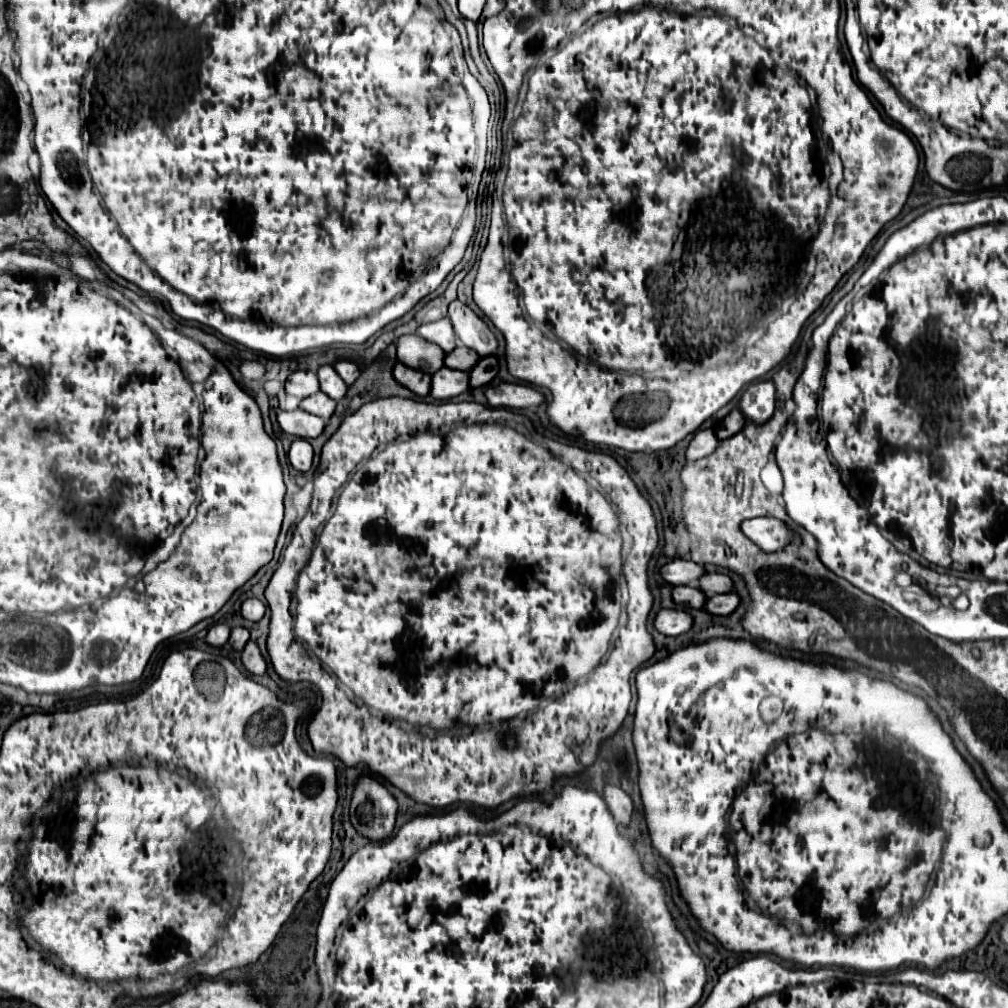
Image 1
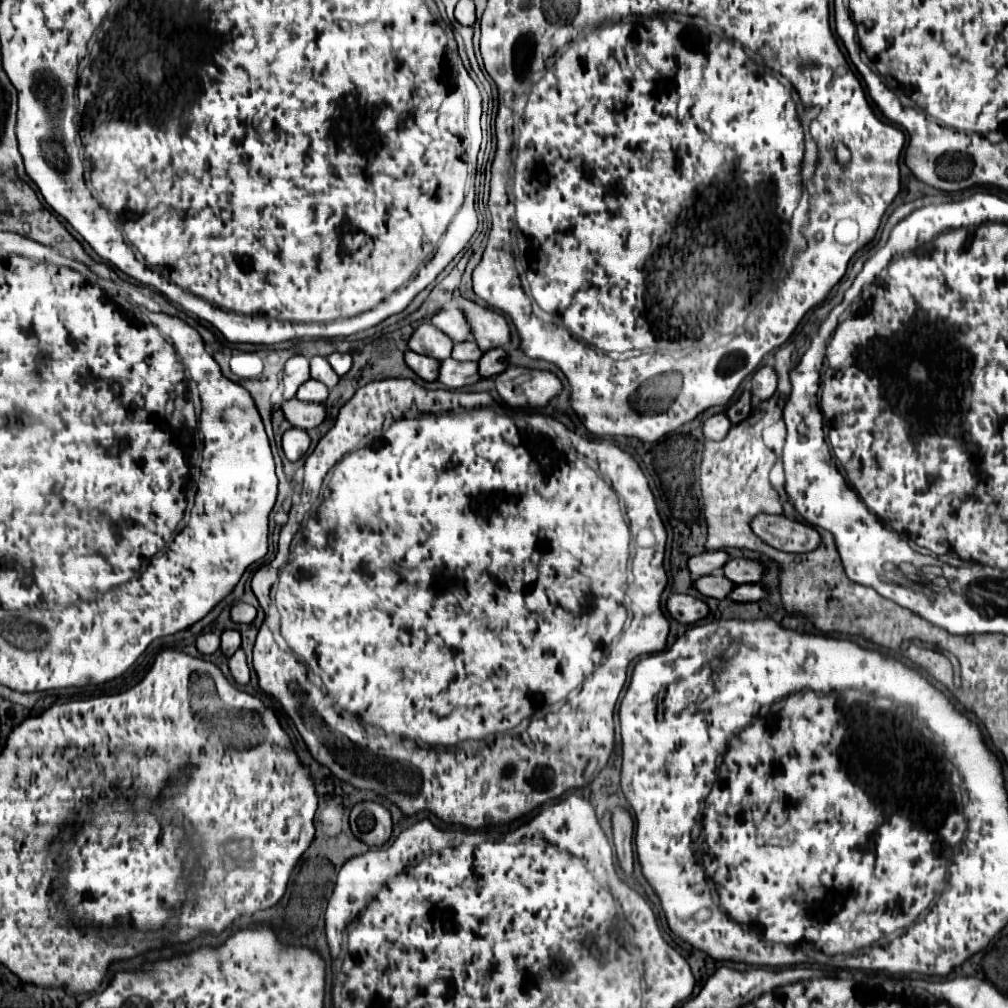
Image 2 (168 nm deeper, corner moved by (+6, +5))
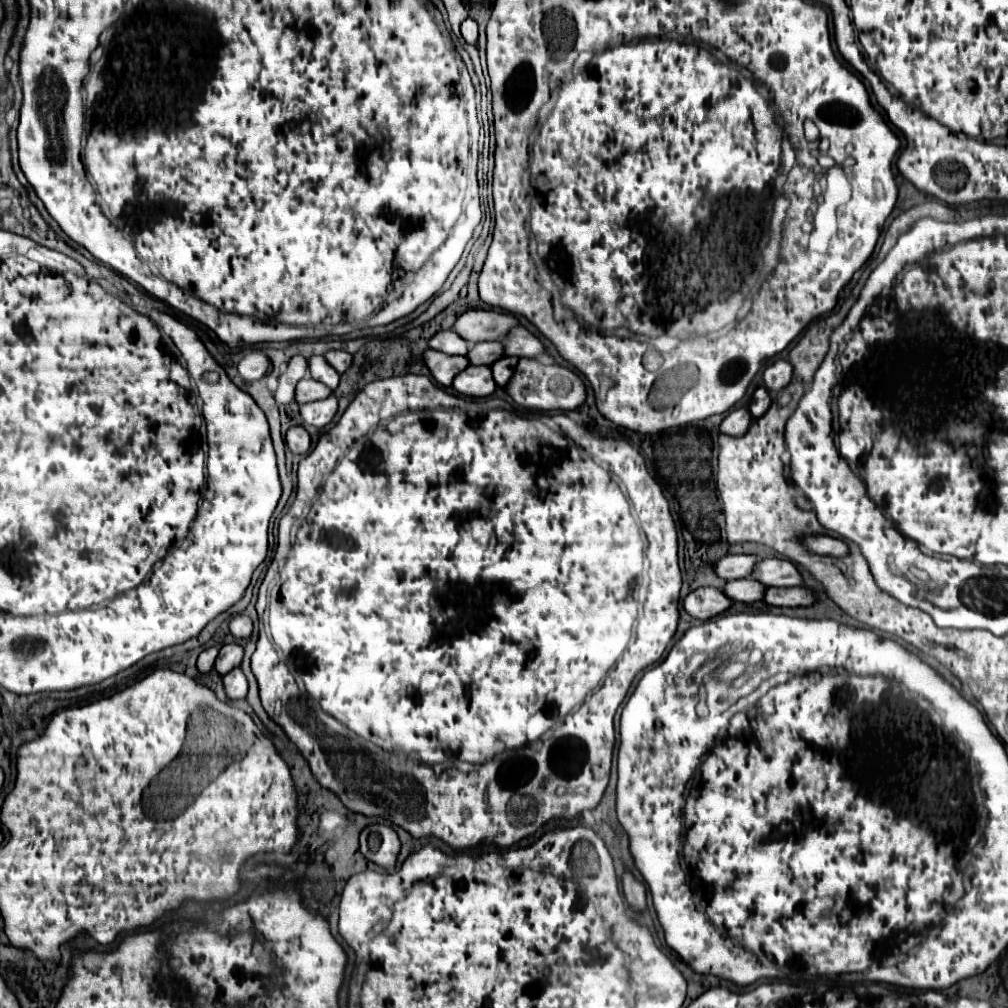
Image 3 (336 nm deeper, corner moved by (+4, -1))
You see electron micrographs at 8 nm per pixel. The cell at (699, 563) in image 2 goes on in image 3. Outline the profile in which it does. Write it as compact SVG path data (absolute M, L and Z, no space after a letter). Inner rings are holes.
M726 555L716 563L716 575L724 581L744 579L752 575L756 563L758 563L758 557L754 555Z

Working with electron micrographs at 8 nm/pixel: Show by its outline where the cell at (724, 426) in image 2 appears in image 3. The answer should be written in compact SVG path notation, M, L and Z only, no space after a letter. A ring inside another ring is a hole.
M734 409L722 423L720 423L720 433L730 435L730 437L740 437L746 433L746 425L752 423L752 417L748 415L748 409Z

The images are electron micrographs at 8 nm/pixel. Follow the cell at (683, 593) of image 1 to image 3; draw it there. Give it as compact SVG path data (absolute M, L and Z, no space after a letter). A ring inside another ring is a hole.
M740 579L740 581L728 581L722 591L724 595L728 595L730 601L740 601L740 603L752 603L752 601L760 601L764 595L766 587L760 587L760 583L756 583L754 579Z

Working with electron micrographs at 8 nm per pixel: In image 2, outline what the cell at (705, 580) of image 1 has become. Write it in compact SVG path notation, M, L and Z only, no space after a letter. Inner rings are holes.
M736 557L736 559L728 561L724 567L724 575L730 577L730 581L734 581L736 585L758 583L758 581L762 581L764 573L766 573L766 563L760 559Z

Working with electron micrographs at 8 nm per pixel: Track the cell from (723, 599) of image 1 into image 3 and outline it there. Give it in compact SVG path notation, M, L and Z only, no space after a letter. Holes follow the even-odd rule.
M768 587L768 591L764 591L762 601L766 605L776 605L776 607L800 607L800 605L814 603L814 597L804 587L790 587L790 589Z

